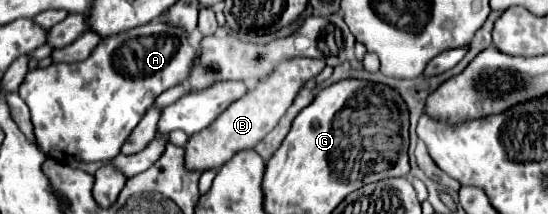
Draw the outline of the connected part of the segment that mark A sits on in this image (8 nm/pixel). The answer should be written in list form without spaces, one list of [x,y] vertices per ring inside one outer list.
[[[151,21],[141,27],[123,31],[121,35],[103,39],[85,61],[33,67],[19,85],[19,95],[31,109],[33,133],[39,149],[59,163],[71,161],[105,163],[115,159],[121,153],[123,143],[137,127],[145,111],[155,103],[155,99],[169,87],[189,77],[189,69],[197,61],[199,53],[201,49],[191,43],[189,35],[181,31],[181,27],[171,27],[165,21]]]

